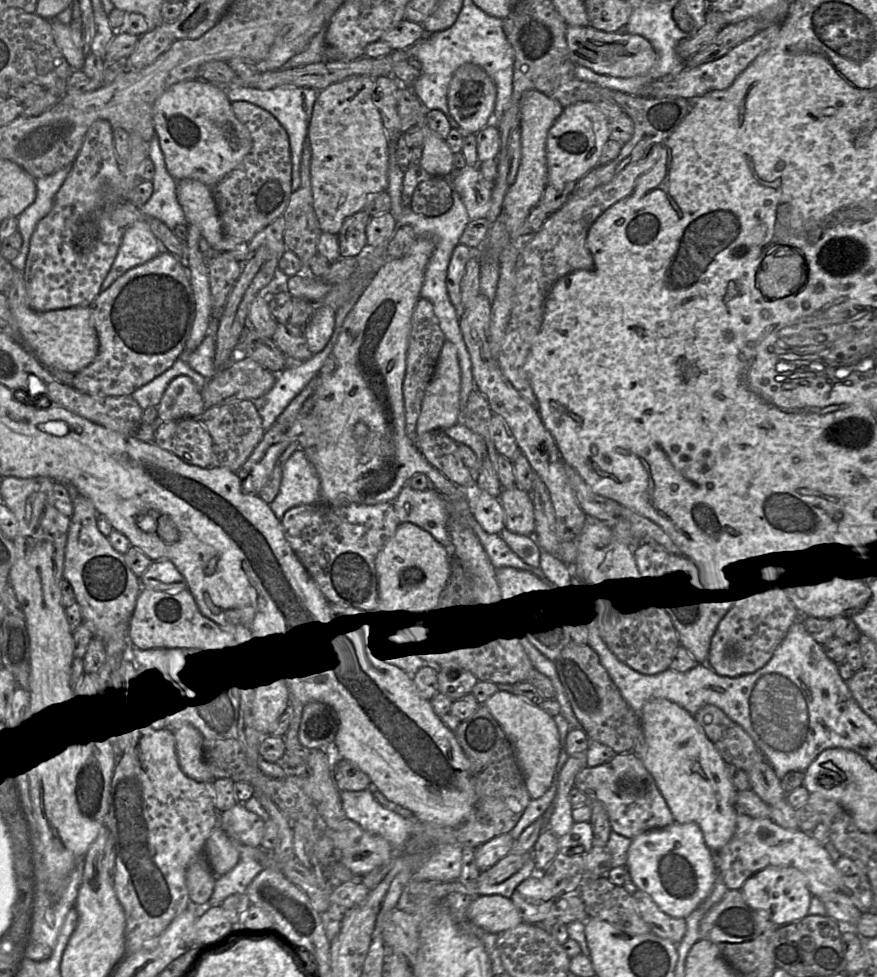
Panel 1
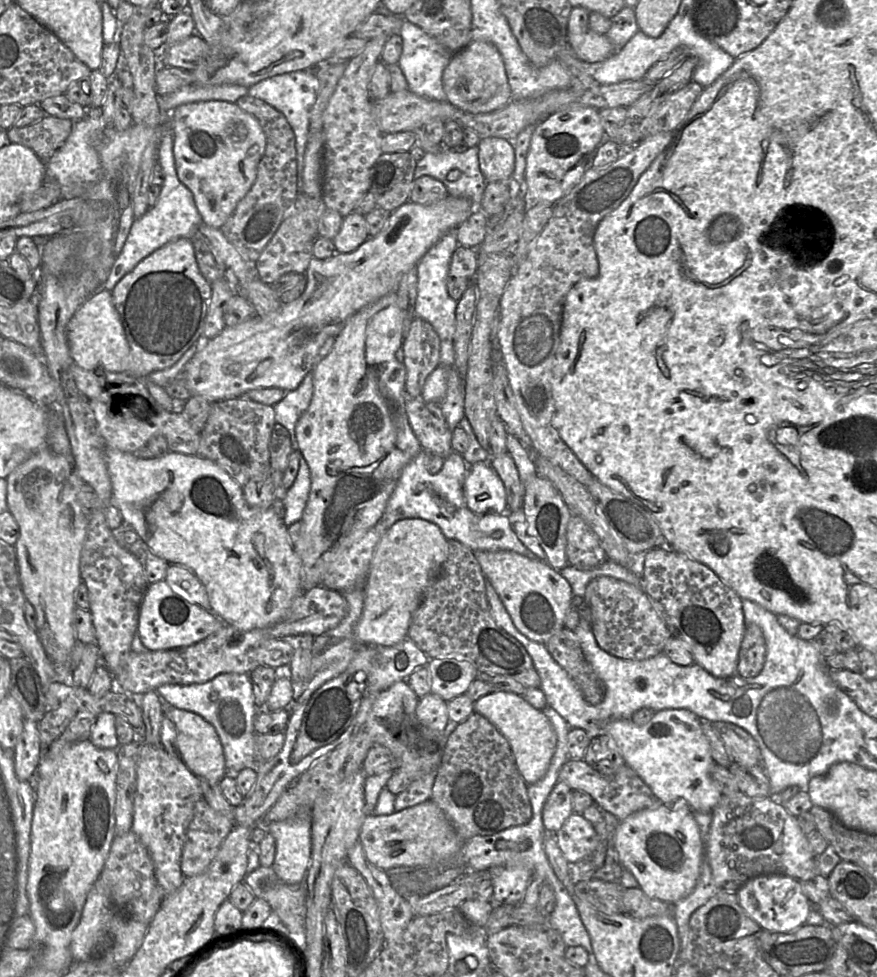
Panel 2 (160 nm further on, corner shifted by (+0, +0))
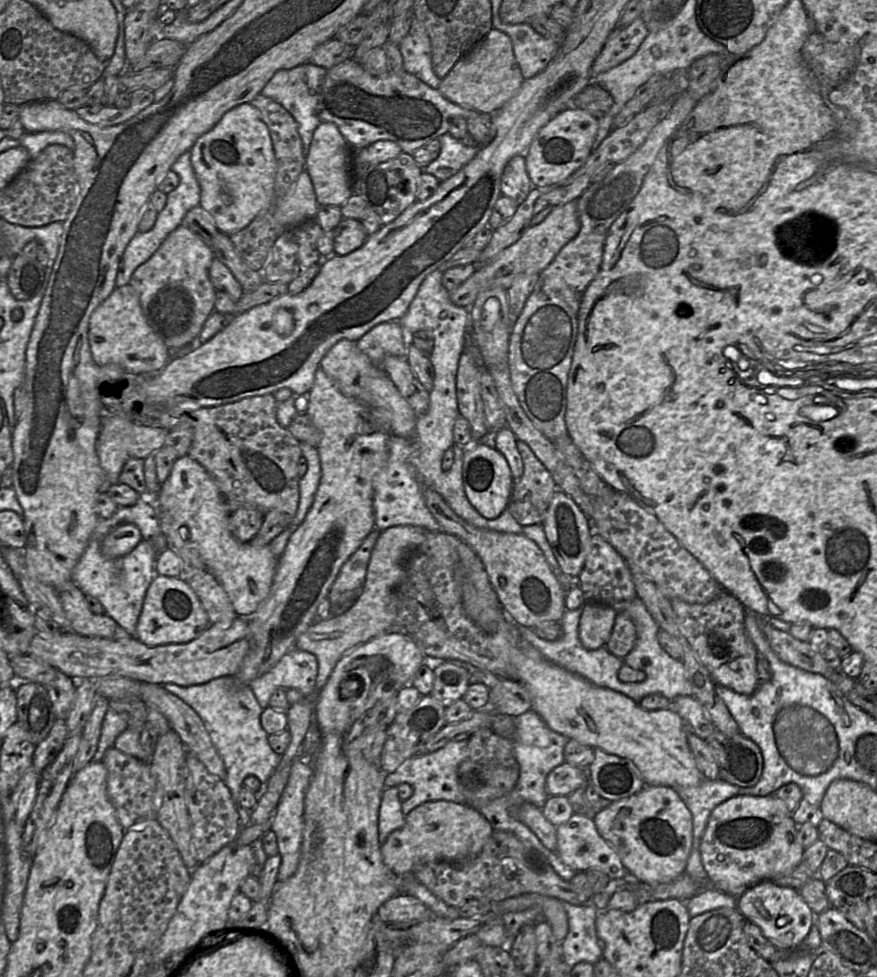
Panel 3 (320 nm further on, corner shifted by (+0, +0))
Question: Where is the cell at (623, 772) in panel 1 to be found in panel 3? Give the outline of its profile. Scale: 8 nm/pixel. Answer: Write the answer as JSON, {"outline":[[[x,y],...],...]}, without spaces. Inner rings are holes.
{"outline":[[[564,761],[548,774],[546,790],[549,796],[568,797],[588,780],[588,769]]]}

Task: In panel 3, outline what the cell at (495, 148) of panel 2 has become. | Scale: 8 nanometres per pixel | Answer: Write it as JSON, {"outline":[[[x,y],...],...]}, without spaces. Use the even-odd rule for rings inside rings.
{"outline":[[[516,155],[506,164],[501,177],[501,193],[521,204],[533,188],[523,155]]]}

